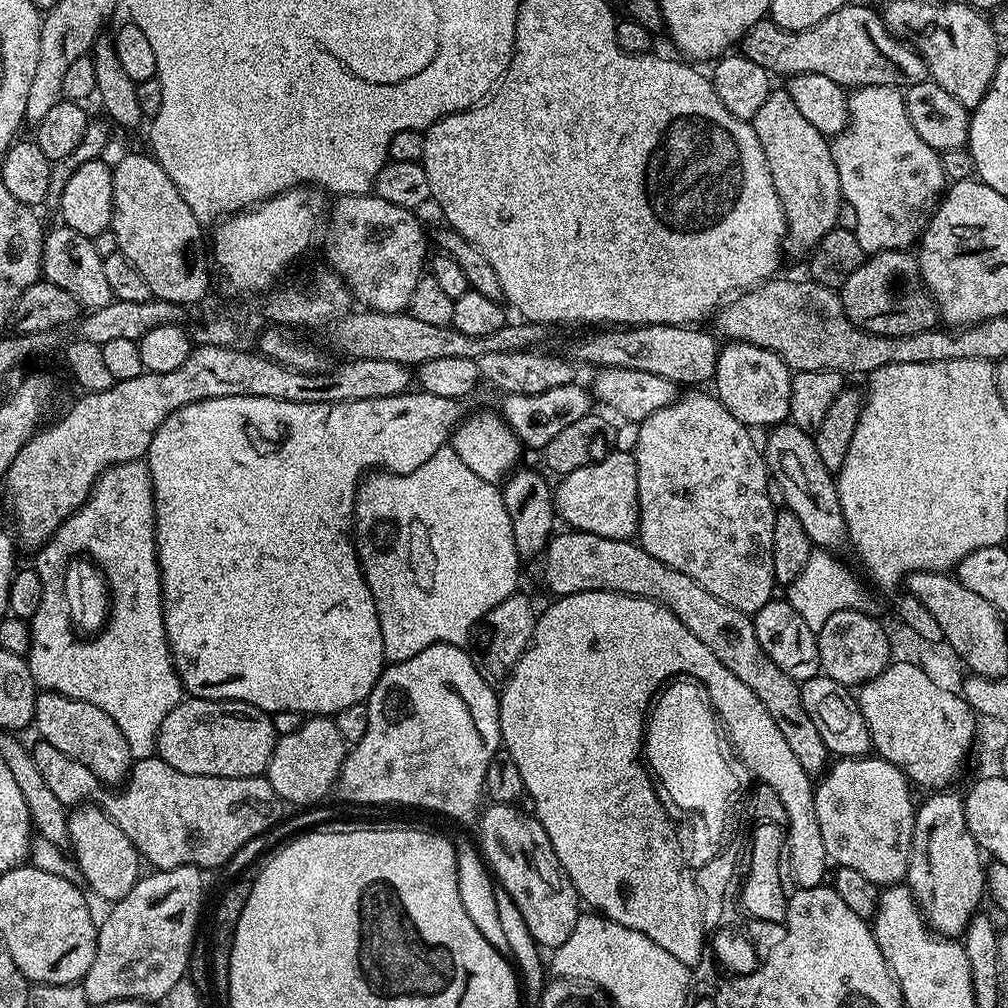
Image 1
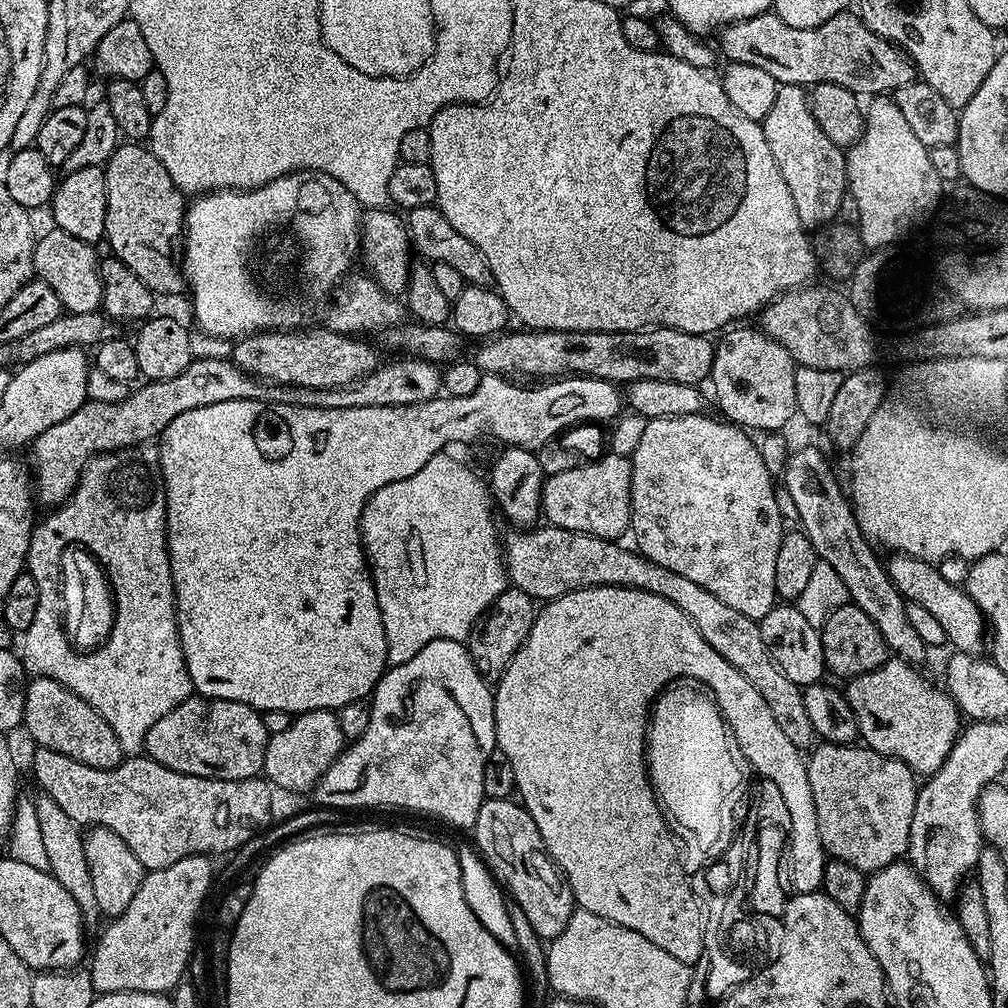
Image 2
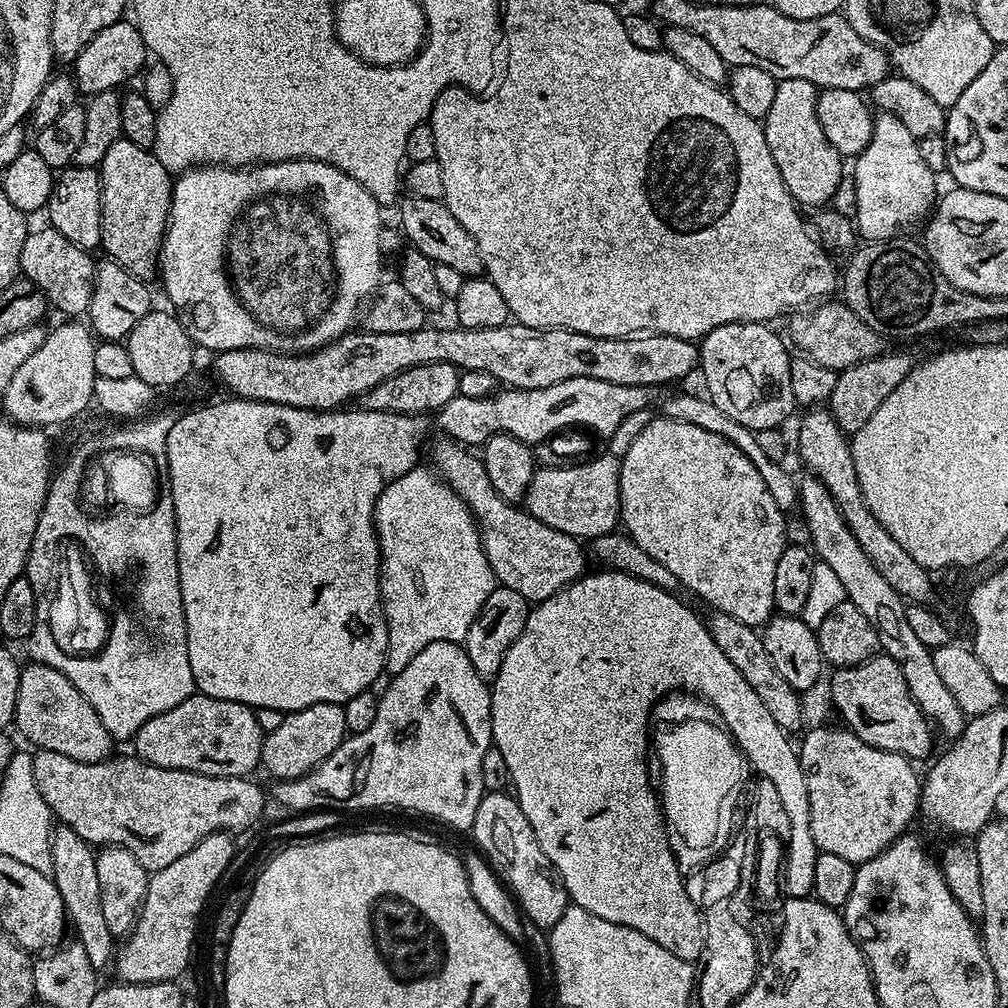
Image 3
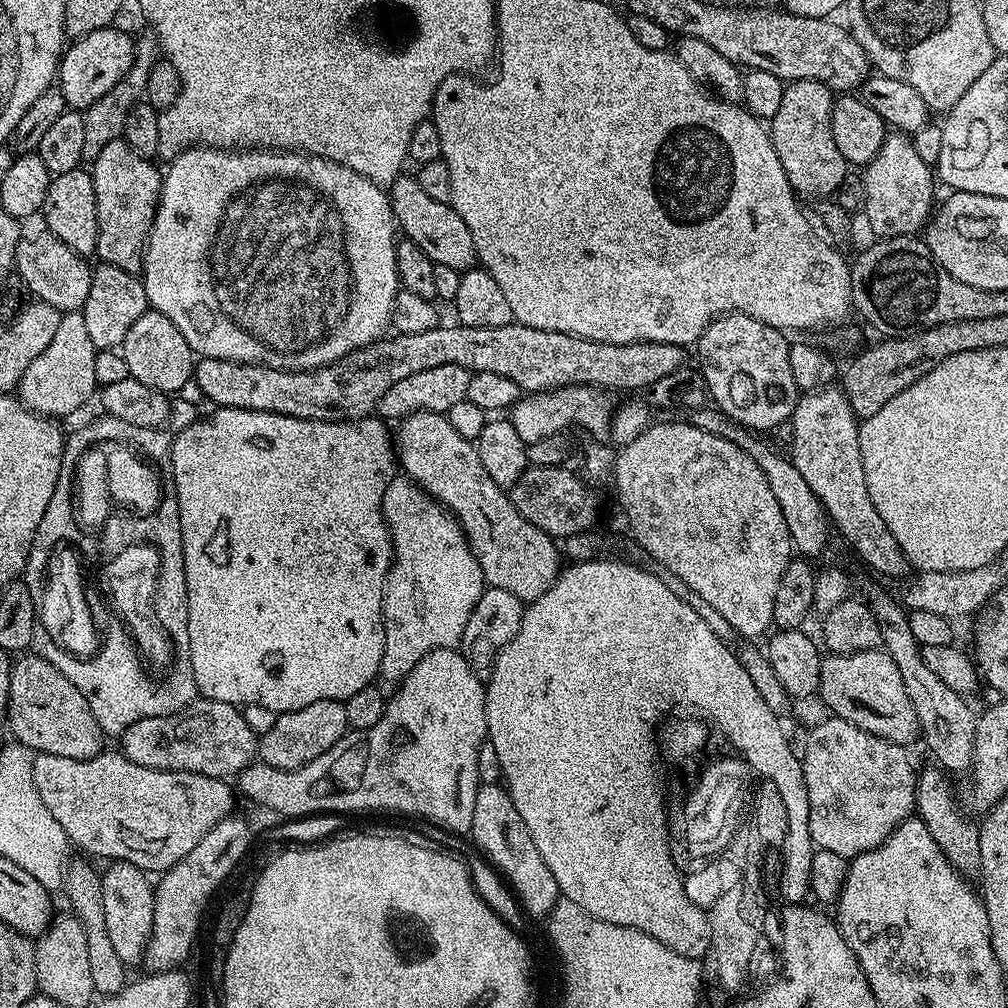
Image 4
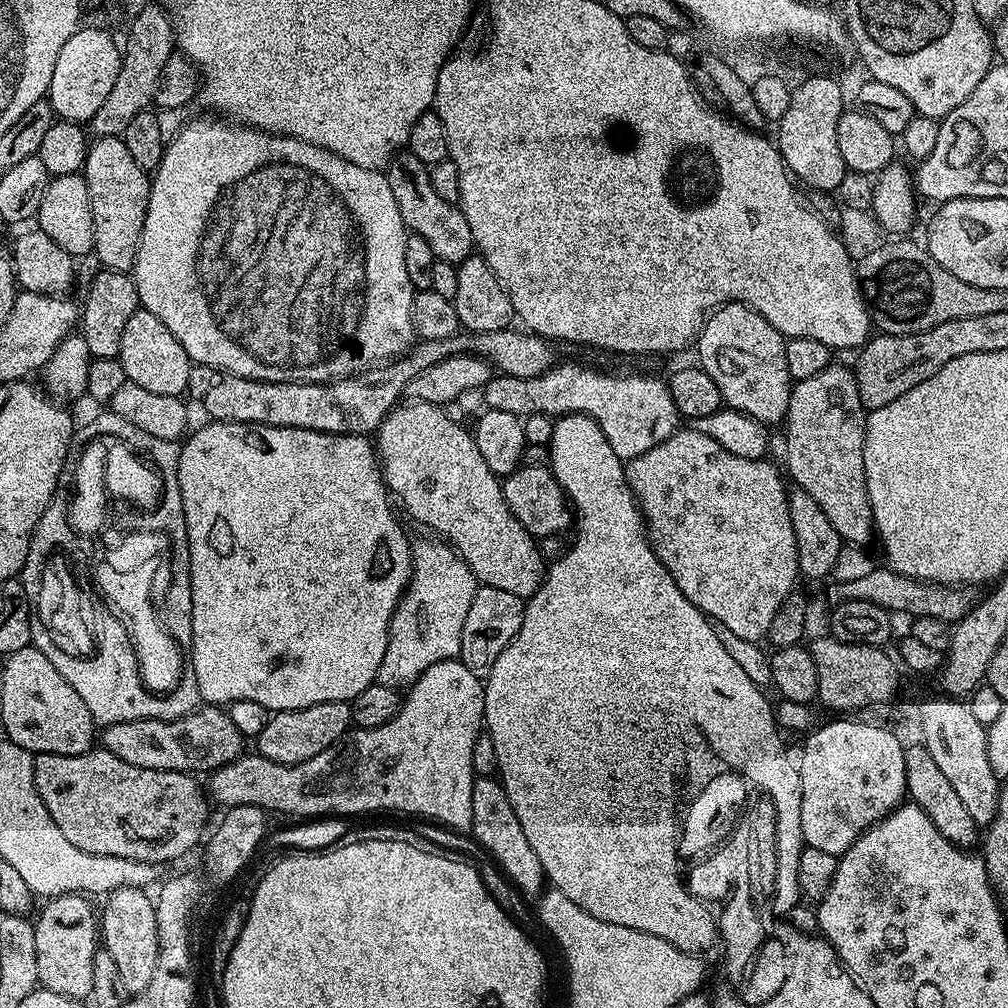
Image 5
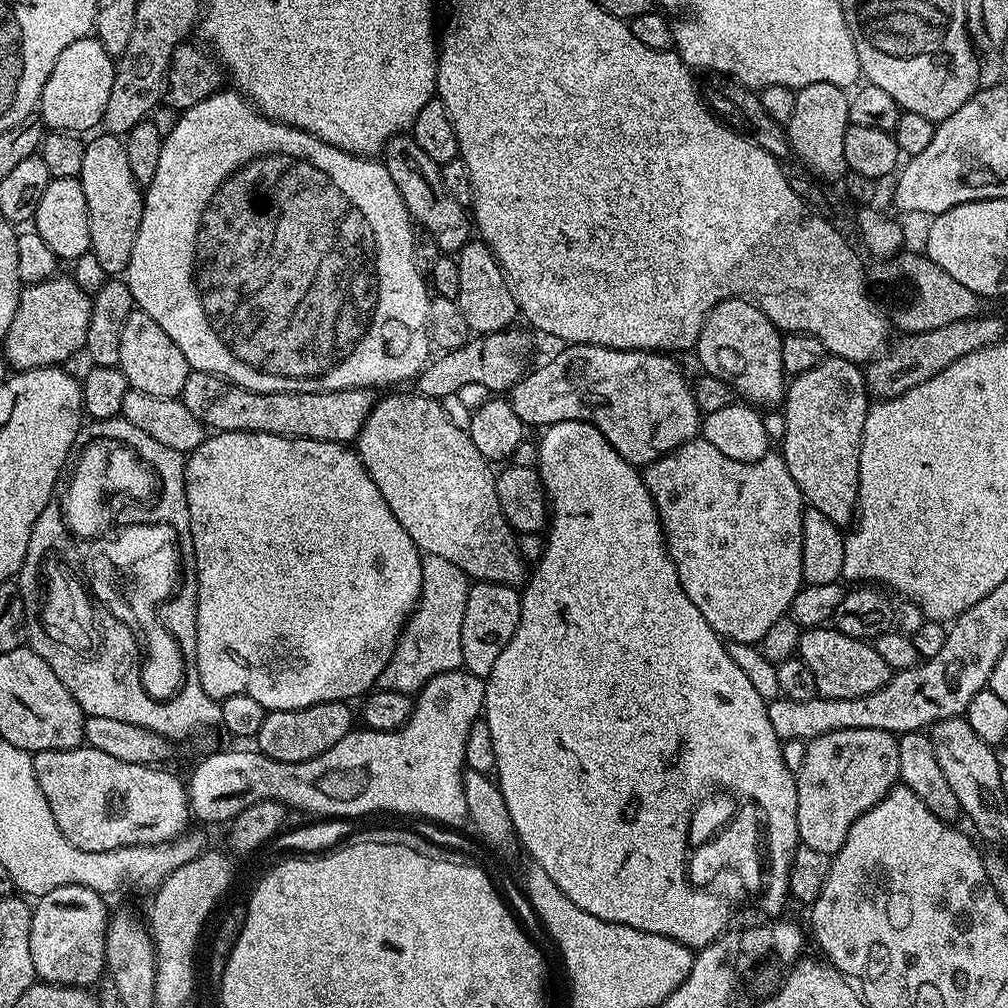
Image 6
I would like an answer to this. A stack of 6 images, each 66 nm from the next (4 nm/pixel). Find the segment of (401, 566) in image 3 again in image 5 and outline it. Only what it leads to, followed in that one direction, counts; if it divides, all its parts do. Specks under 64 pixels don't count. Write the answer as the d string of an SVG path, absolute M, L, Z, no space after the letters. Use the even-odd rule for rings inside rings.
M440 538L428 539L432 540L420 540L412 544L412 576L390 618L386 658L382 658L382 666L378 666L376 675L376 683L397 690L407 689L435 663L459 657L462 646L462 622L466 622L470 602L474 602L474 594L478 587L476 575L472 573L470 566L466 566L466 562L451 544Z

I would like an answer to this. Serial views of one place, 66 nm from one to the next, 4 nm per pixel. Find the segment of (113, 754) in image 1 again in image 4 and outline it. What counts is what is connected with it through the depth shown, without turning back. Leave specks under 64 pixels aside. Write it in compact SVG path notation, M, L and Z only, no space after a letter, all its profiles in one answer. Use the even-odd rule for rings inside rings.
M35 654L21 655L12 665L6 724L16 735L13 736L15 743L24 744L33 753L89 760L106 748L106 734L98 726L94 710L90 710L90 702L82 698L82 690L51 662Z

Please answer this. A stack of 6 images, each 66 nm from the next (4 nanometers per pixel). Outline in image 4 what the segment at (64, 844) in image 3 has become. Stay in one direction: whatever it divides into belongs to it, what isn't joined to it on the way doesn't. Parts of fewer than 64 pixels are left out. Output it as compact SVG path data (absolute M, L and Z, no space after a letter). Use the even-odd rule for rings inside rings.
M73 859L64 870L64 886L62 895L68 899L71 915L82 922L82 930L86 932L86 955L90 961L90 975L97 993L101 997L113 996L124 989L125 984L129 983L129 969L118 958L118 953L114 951L114 946L110 942L110 933L106 930L106 913L102 907L102 886L100 876L90 865L87 859Z

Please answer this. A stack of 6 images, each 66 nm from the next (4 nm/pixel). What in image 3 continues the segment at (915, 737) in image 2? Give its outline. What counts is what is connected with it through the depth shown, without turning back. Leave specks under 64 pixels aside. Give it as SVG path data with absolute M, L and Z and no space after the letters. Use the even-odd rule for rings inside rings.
M877 654L866 662L849 668L836 668L832 676L832 704L840 711L840 716L848 731L853 732L862 742L870 746L878 746L878 750L890 750L919 762L932 748L934 729L917 706L910 690L906 686L906 678L902 678L900 664L894 658Z

